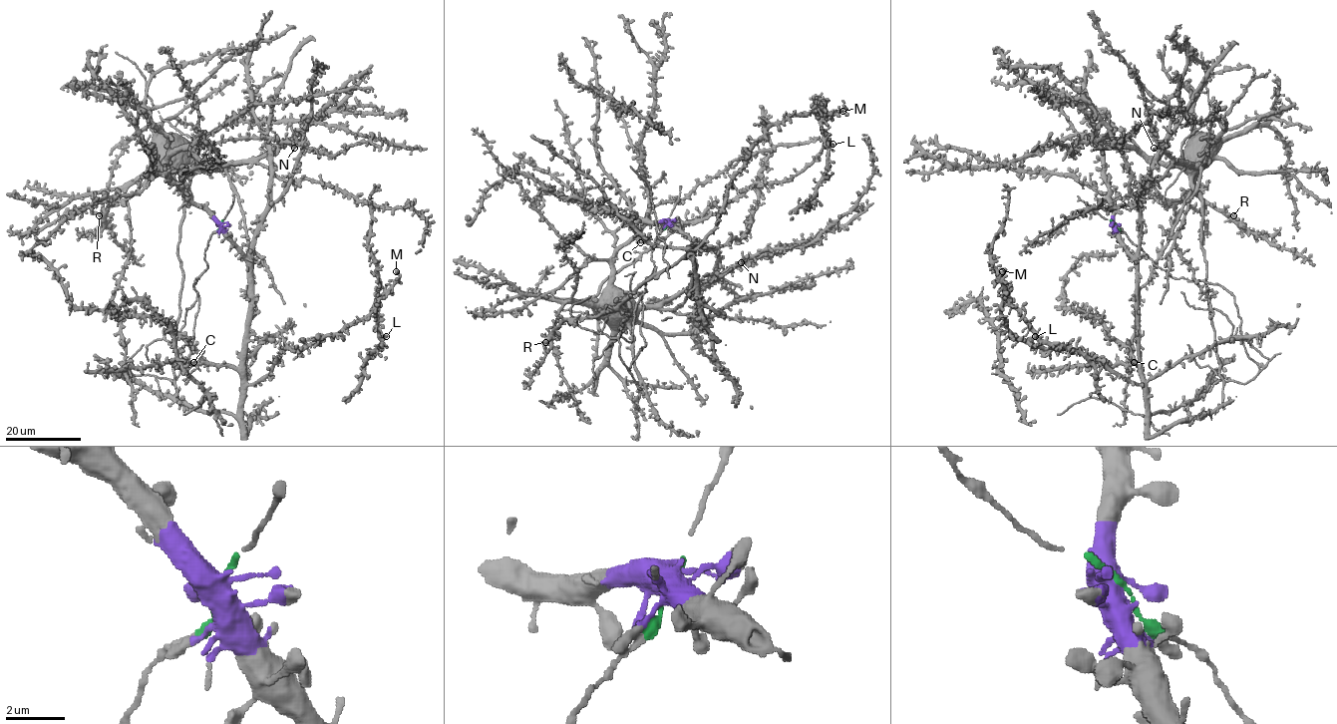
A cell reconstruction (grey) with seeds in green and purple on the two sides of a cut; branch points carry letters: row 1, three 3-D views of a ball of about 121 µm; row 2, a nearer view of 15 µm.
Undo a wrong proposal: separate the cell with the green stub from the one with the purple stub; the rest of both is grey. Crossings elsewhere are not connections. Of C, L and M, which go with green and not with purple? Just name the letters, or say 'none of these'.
none of these

